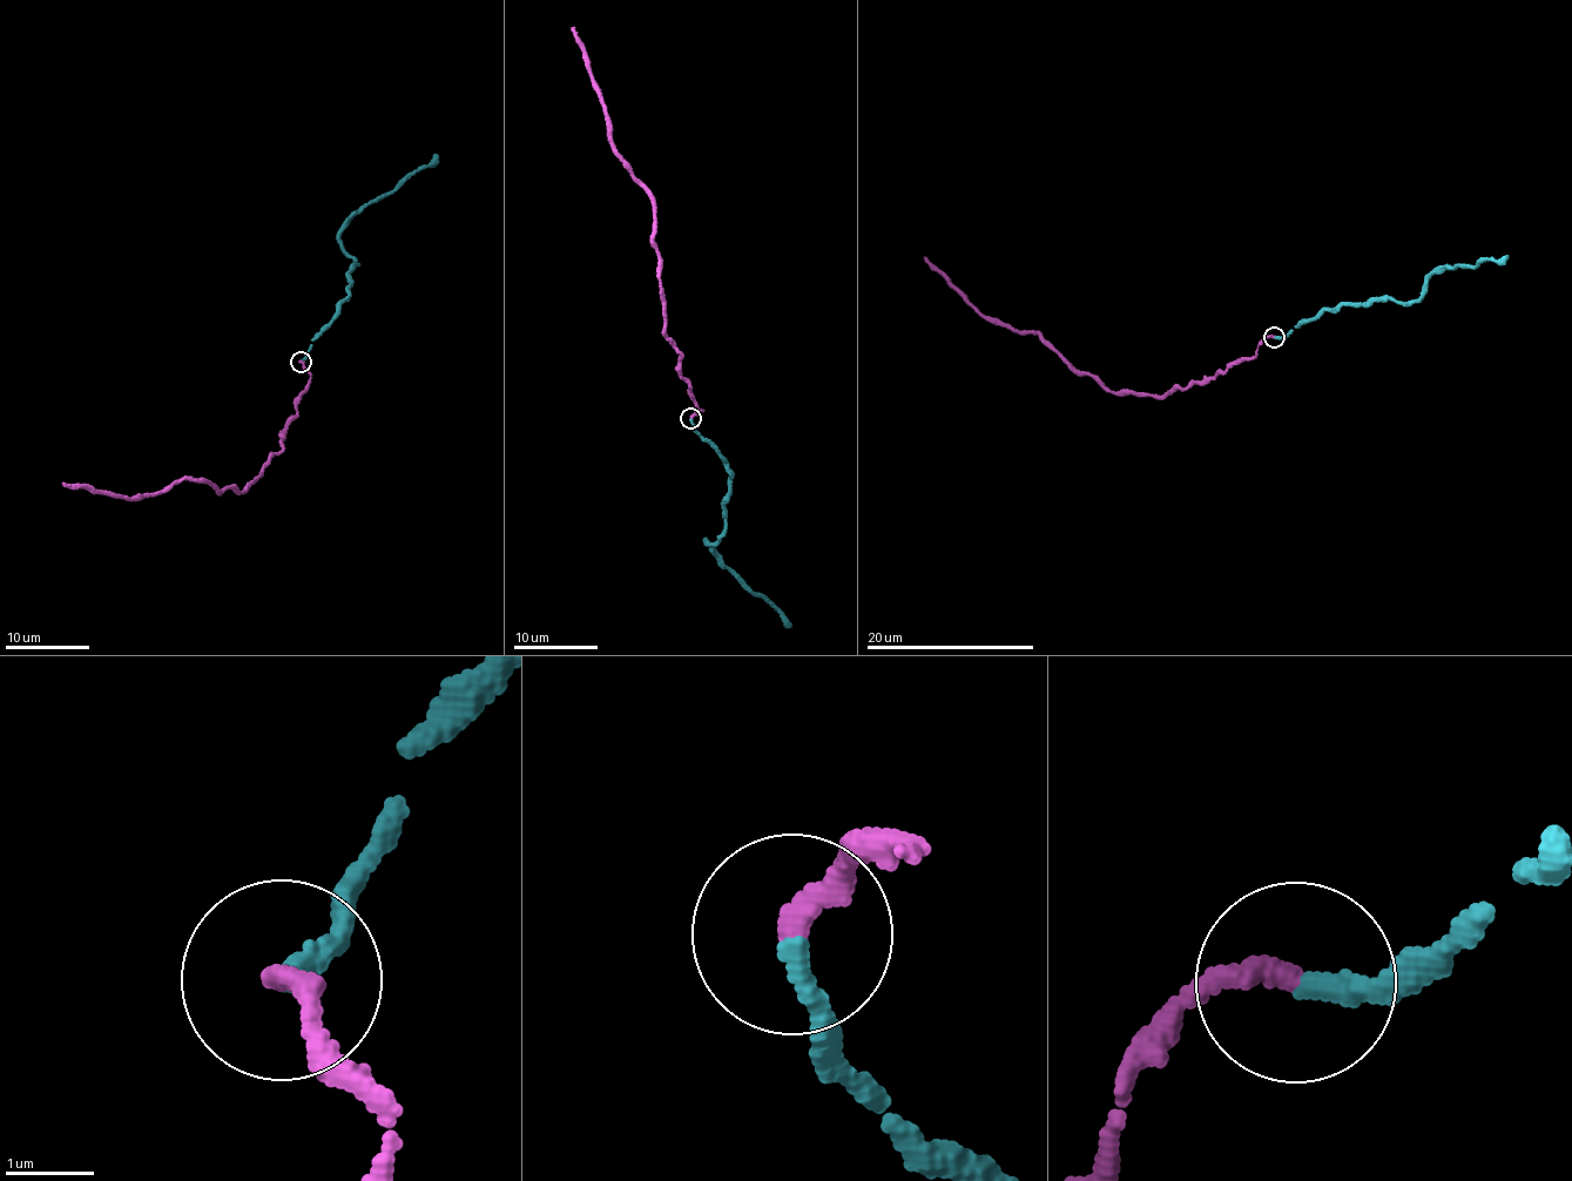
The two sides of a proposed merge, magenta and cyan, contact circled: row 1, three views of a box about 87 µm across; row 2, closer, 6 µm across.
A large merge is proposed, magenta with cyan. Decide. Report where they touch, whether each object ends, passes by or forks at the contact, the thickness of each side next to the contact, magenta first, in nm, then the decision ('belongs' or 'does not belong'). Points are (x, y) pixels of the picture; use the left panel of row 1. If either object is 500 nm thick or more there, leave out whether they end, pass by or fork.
place (301, 362); magenta ends; cyan ends; calibres 280 and 240 nm; belongs

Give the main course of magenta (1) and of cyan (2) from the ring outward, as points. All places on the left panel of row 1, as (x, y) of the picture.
1: (299, 362), (310, 379), (281, 450), (242, 492), (217, 493), (201, 481), (182, 480), (132, 500), (61, 484)
2: (299, 362), (349, 294), (349, 271), (357, 262), (341, 238), (348, 223), (434, 153)

